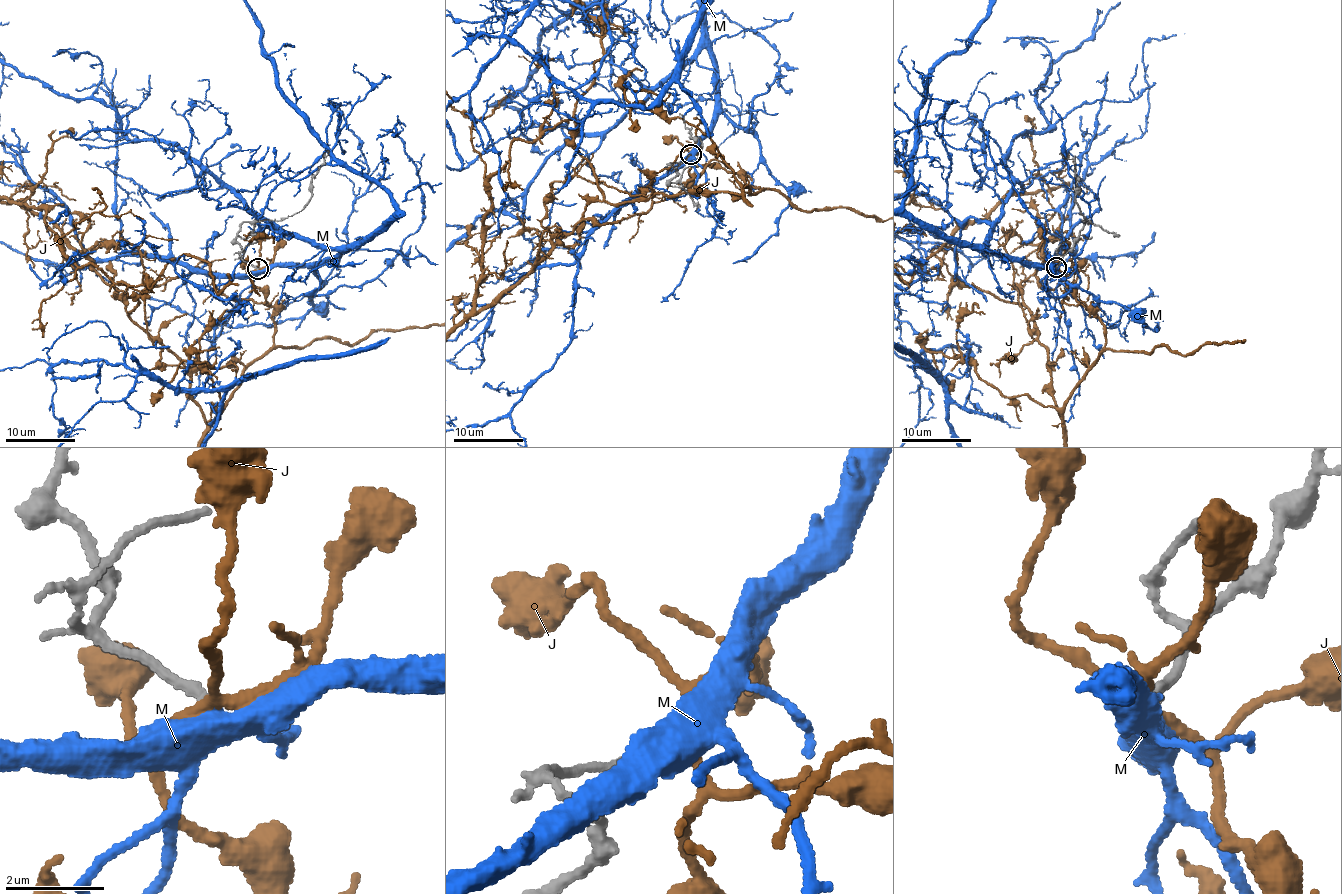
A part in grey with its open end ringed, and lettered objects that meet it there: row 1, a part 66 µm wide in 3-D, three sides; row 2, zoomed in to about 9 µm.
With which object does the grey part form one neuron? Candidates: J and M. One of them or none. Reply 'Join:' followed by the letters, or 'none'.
Join: M

